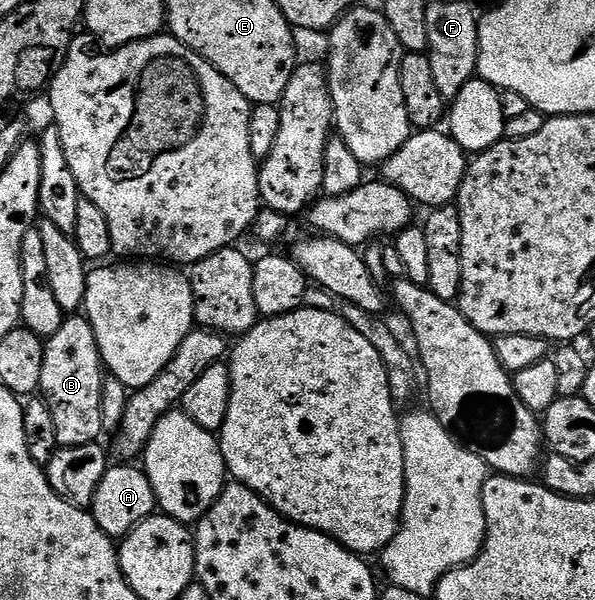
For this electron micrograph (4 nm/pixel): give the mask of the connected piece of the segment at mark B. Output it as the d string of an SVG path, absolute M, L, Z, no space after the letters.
M84 317L66 318L65 324L50 339L44 340L43 377L40 394L55 417L57 442L61 447L96 443L102 437L101 350L95 341L93 326Z

